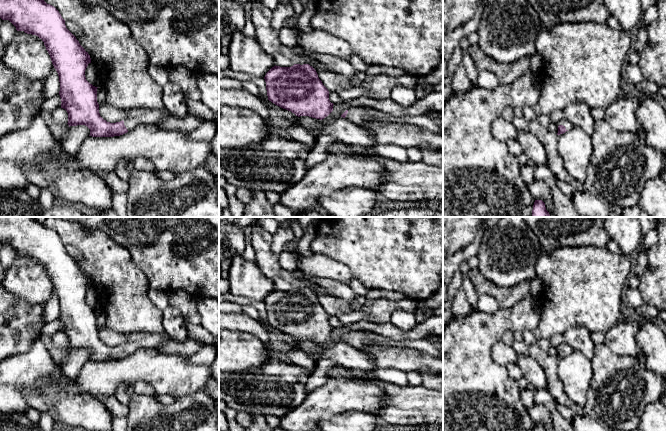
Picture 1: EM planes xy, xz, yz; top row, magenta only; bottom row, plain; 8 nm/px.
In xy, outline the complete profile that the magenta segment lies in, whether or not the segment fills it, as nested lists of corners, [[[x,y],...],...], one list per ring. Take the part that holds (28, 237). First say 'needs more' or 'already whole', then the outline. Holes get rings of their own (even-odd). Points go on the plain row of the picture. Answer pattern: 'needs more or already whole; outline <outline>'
needs more; outline [[[0,217],[0,242],[9,244],[17,255],[38,260],[48,275],[52,288],[56,293],[59,306],[61,332],[68,337],[68,349],[85,349],[90,353],[92,361],[114,361],[120,360],[132,354],[141,347],[157,348],[168,341],[174,341],[166,332],[150,334],[144,332],[128,335],[127,341],[116,347],[104,344],[99,337],[97,326],[97,312],[90,308],[85,301],[85,294],[91,282],[88,276],[80,269],[76,261],[66,252],[65,244],[59,235],[43,223],[36,221],[33,217]]]

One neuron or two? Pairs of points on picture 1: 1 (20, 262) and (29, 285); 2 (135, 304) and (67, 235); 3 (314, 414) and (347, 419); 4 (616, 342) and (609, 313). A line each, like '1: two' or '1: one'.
1: one
2: one
3: two
4: two

